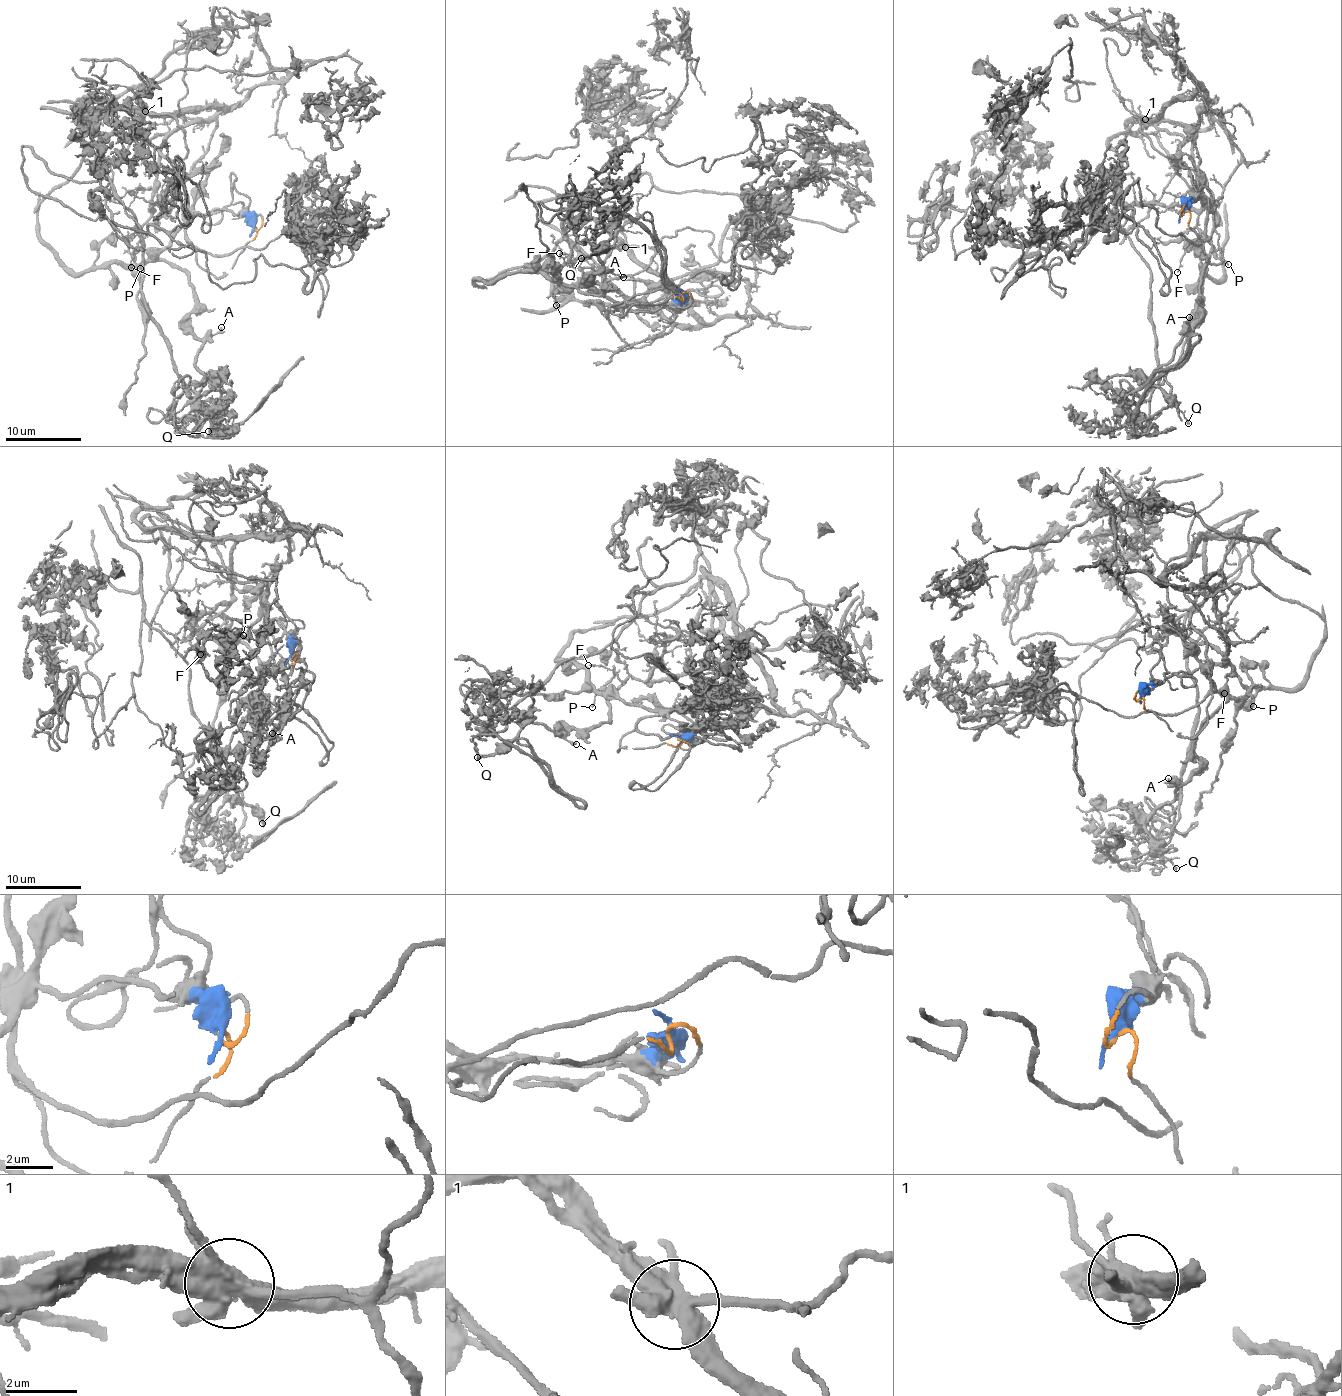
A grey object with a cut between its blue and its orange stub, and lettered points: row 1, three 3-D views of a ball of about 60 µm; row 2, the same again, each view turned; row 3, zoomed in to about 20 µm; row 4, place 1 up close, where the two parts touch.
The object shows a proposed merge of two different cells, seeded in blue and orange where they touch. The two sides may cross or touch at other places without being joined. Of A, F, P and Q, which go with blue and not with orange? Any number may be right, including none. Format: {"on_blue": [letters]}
{"on_blue": ["A", "F", "P", "Q"]}

